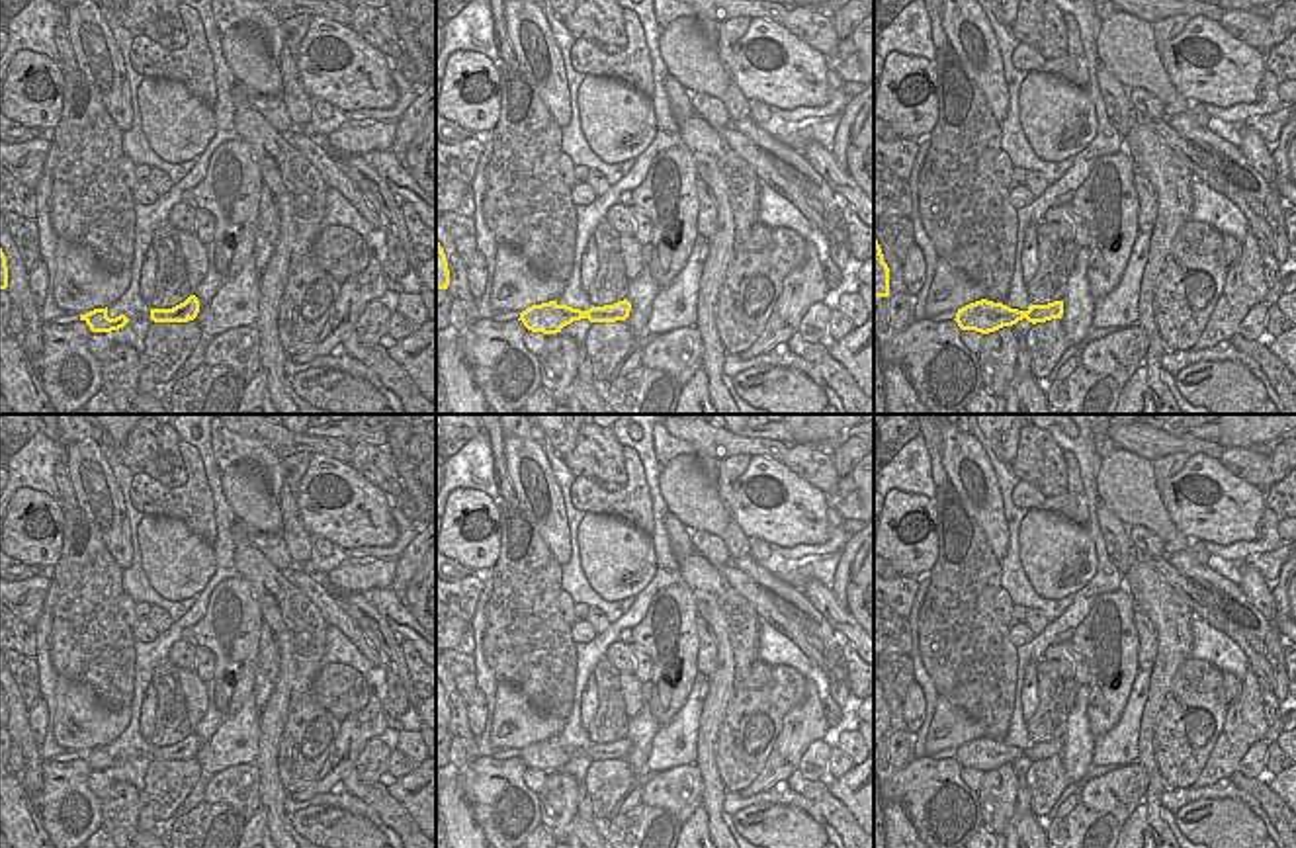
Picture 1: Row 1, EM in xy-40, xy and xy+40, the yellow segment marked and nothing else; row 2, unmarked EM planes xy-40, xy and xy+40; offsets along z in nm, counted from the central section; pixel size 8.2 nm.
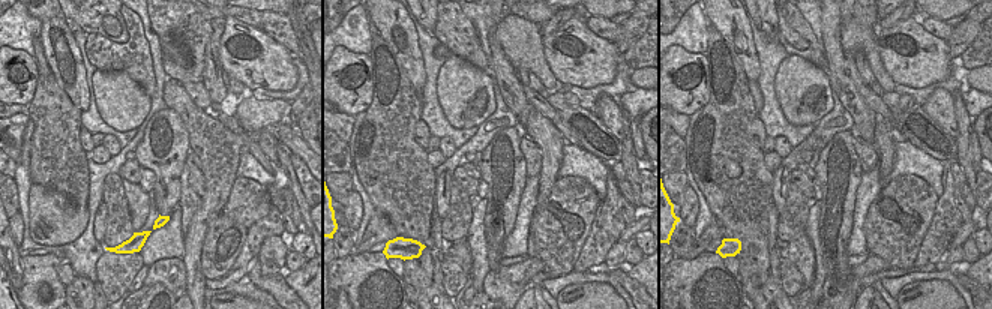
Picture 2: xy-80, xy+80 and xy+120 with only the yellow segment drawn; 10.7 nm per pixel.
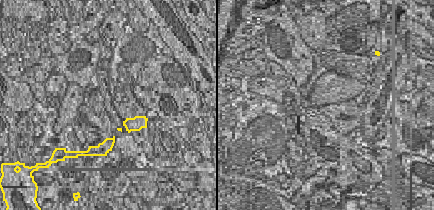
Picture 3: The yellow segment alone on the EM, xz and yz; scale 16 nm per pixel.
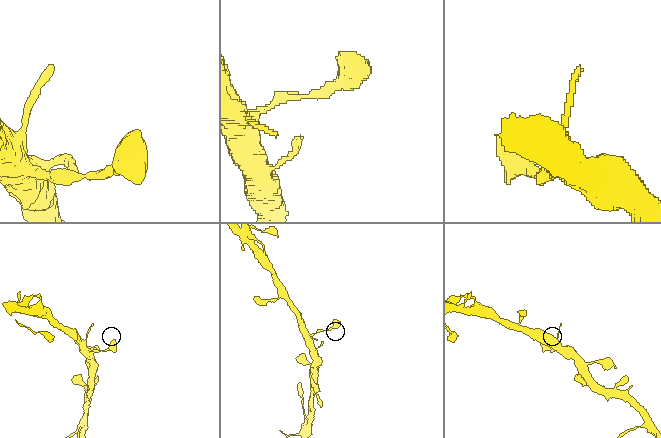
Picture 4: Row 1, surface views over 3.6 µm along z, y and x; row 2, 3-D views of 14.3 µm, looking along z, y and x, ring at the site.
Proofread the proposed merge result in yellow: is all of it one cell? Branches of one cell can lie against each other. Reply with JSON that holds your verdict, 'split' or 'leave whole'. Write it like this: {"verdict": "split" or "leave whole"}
{"verdict": "leave whole"}

